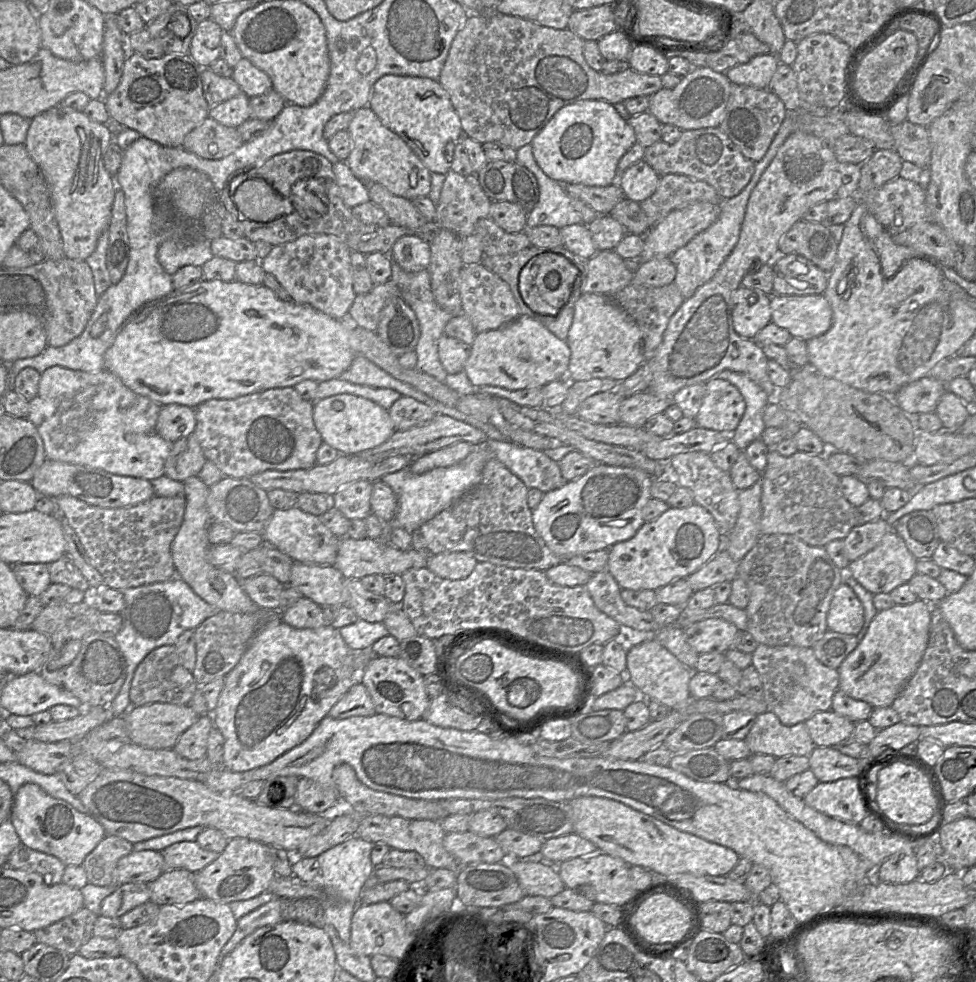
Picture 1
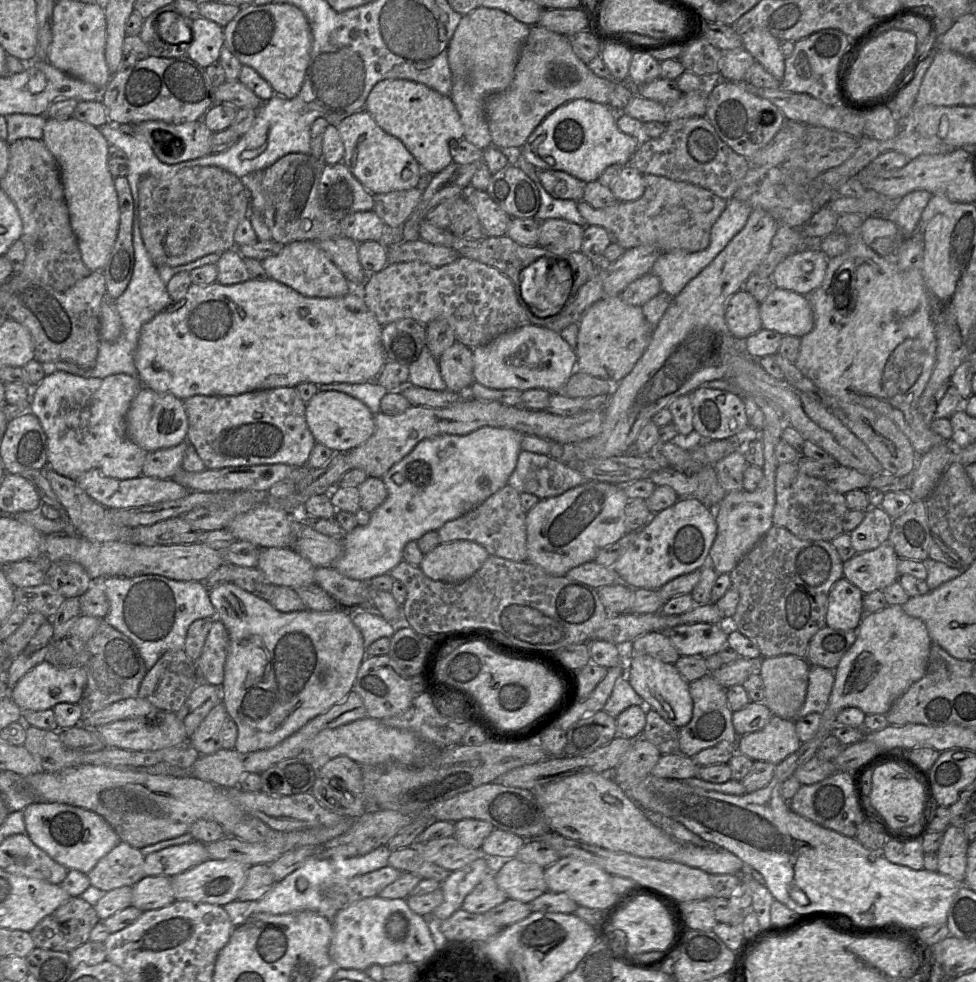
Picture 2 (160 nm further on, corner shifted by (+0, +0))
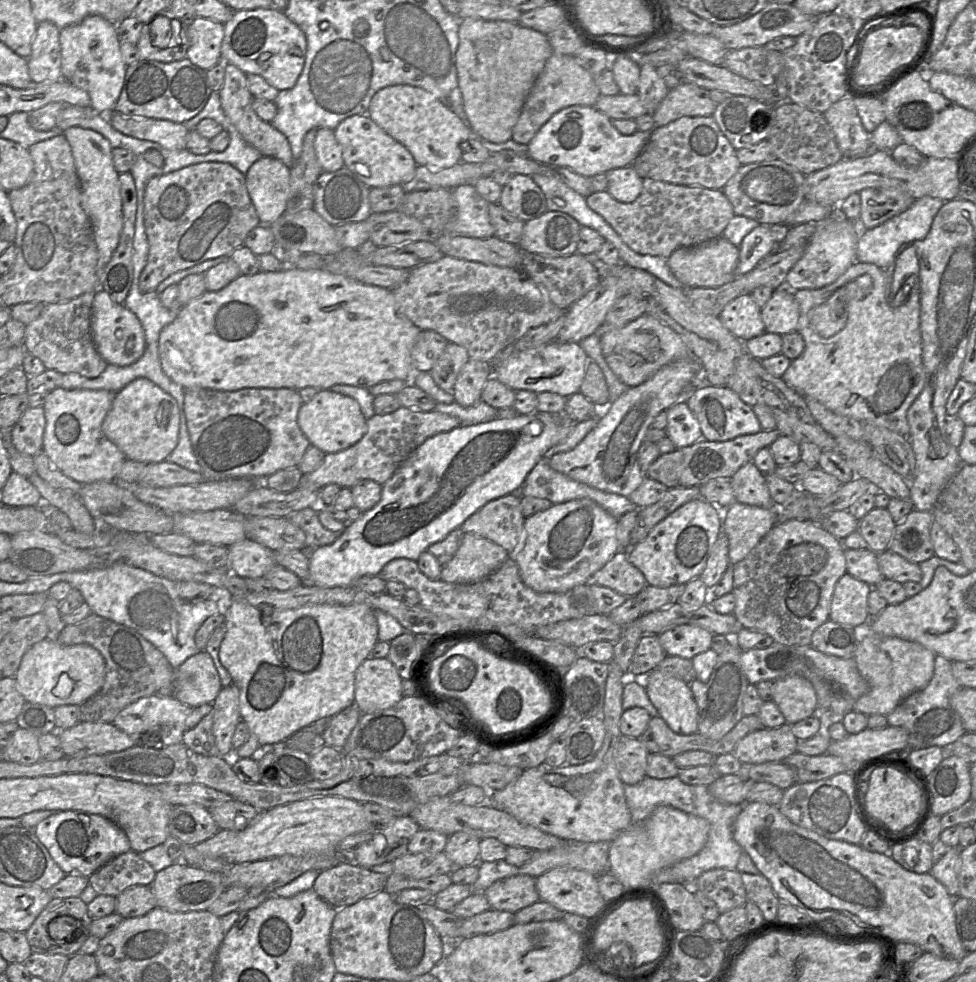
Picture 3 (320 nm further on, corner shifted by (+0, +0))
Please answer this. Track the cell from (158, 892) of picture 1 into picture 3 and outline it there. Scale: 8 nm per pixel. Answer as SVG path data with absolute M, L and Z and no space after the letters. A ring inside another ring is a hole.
M131 886L116 896L115 913L124 919L143 916L157 907L150 886Z

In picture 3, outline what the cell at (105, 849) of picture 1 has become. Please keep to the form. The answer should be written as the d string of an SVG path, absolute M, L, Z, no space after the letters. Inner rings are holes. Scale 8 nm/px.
M130 850L112 859L88 879L98 895L116 897L131 886L150 886L156 873L139 853Z

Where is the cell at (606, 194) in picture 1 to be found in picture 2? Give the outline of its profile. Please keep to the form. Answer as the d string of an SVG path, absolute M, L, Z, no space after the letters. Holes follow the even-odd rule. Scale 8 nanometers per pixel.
M538 170L538 177L549 194L559 199L583 200L586 182L556 170Z

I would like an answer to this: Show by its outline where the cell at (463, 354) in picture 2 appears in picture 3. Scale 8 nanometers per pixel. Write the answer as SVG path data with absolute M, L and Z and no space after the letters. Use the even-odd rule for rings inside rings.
M469 359L454 384L454 402L464 407L478 403L482 390L491 376L493 376L491 362Z

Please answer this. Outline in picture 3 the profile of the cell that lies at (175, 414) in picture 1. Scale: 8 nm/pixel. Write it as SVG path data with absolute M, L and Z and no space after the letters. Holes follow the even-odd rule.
M137 378L118 391L103 423L103 434L114 443L126 459L149 463L165 461L178 443L180 414L176 400L146 378Z

